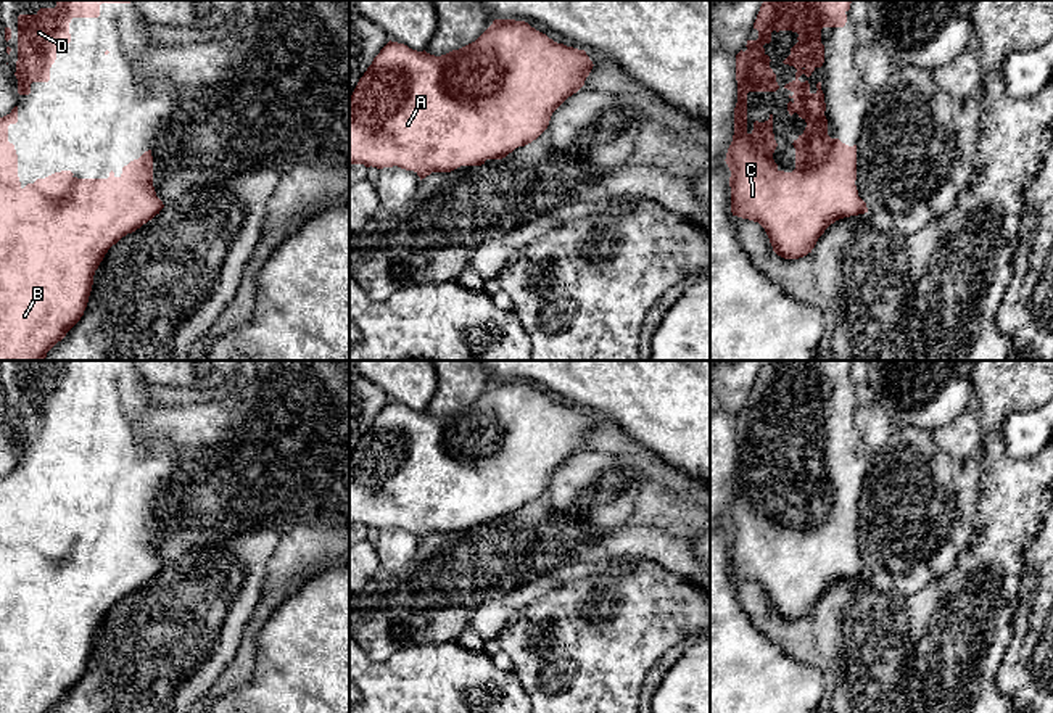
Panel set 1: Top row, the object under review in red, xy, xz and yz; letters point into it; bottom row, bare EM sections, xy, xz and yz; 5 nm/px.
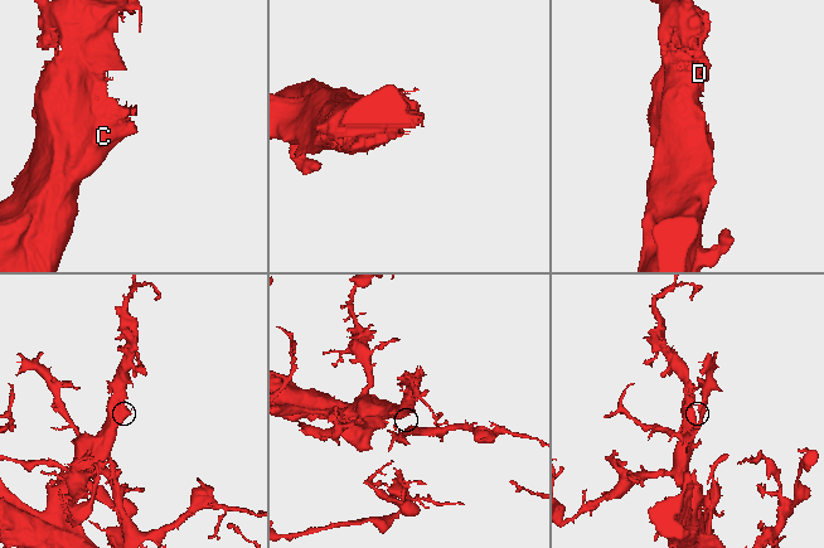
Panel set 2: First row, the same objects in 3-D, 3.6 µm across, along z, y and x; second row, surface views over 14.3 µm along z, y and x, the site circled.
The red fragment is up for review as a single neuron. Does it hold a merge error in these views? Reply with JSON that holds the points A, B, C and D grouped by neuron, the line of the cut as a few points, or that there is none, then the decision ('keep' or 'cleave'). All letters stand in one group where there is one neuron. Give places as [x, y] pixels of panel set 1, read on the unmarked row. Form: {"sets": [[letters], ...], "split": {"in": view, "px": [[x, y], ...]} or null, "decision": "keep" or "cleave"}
{"sets": [["A", "B", "C", "D"]], "split": null, "decision": "keep"}

